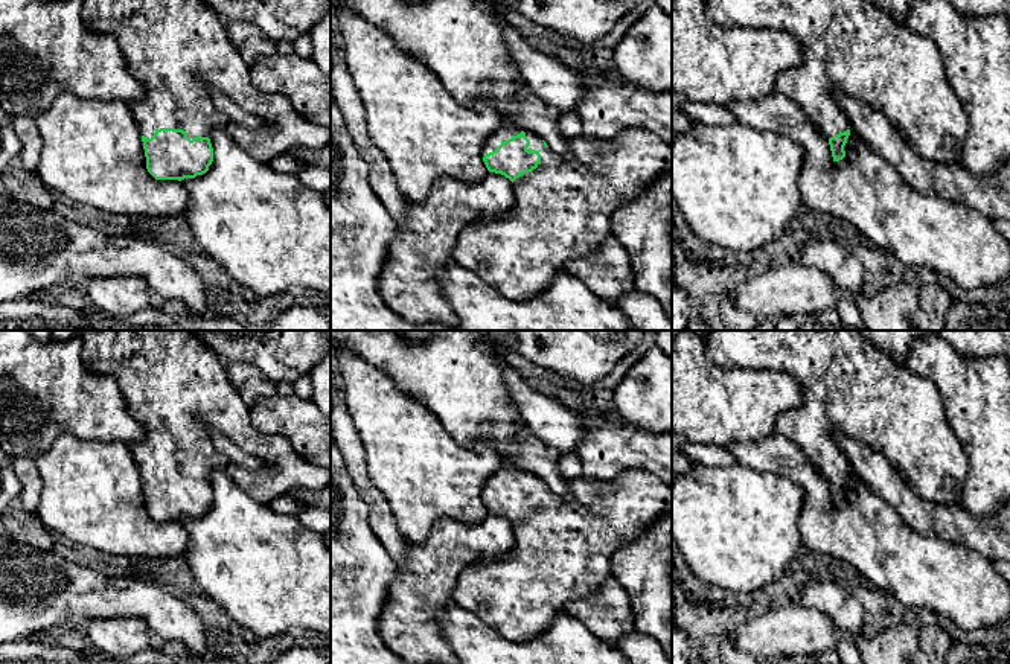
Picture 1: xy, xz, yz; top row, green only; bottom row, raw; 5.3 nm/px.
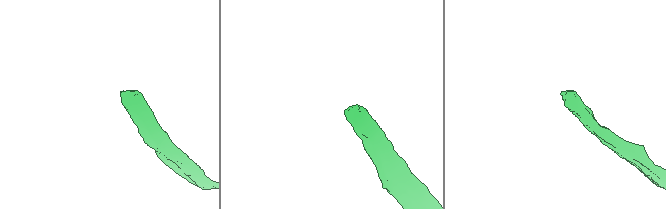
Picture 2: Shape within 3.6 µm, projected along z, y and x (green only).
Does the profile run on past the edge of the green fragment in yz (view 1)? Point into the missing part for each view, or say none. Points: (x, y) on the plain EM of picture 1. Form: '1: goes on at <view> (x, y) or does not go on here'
1: goes on at yz (849, 384)

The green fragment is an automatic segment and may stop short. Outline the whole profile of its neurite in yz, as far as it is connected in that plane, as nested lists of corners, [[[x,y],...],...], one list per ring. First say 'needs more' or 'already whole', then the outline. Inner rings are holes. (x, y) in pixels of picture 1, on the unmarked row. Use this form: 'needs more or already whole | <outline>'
needs more | [[[707,330],[704,337],[705,355],[710,361],[721,367],[737,369],[737,370],[777,370],[791,375],[803,390],[803,405],[800,408],[783,411],[775,419],[775,433],[781,434],[789,442],[795,443],[800,451],[806,455],[810,464],[824,478],[829,480],[833,503],[839,503],[845,498],[844,487],[850,477],[850,461],[845,454],[838,448],[832,433],[841,431],[849,439],[865,443],[874,452],[882,454],[894,469],[911,484],[916,493],[934,504],[960,504],[961,490],[967,475],[969,461],[966,452],[961,448],[957,436],[954,434],[948,419],[941,396],[937,387],[929,381],[913,373],[906,364],[897,362],[871,341],[868,341],[861,330]]]

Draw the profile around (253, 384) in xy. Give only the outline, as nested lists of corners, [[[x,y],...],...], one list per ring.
[[[241,361],[229,362],[225,364],[225,373],[250,408],[257,401],[277,394],[277,384],[253,364]]]

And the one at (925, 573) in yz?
[[[774,431],[762,440],[730,443],[727,448],[739,464],[786,477],[803,489],[800,536],[803,547],[820,559],[850,563],[871,586],[891,594],[906,609],[944,615],[960,630],[975,632],[1008,618],[1010,585],[987,557],[946,539],[916,533],[894,509],[867,489],[852,468],[845,498],[835,503],[829,480],[781,434]]]

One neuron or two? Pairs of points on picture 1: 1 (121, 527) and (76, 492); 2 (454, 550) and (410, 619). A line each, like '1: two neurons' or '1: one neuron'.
1: one neuron
2: one neuron

